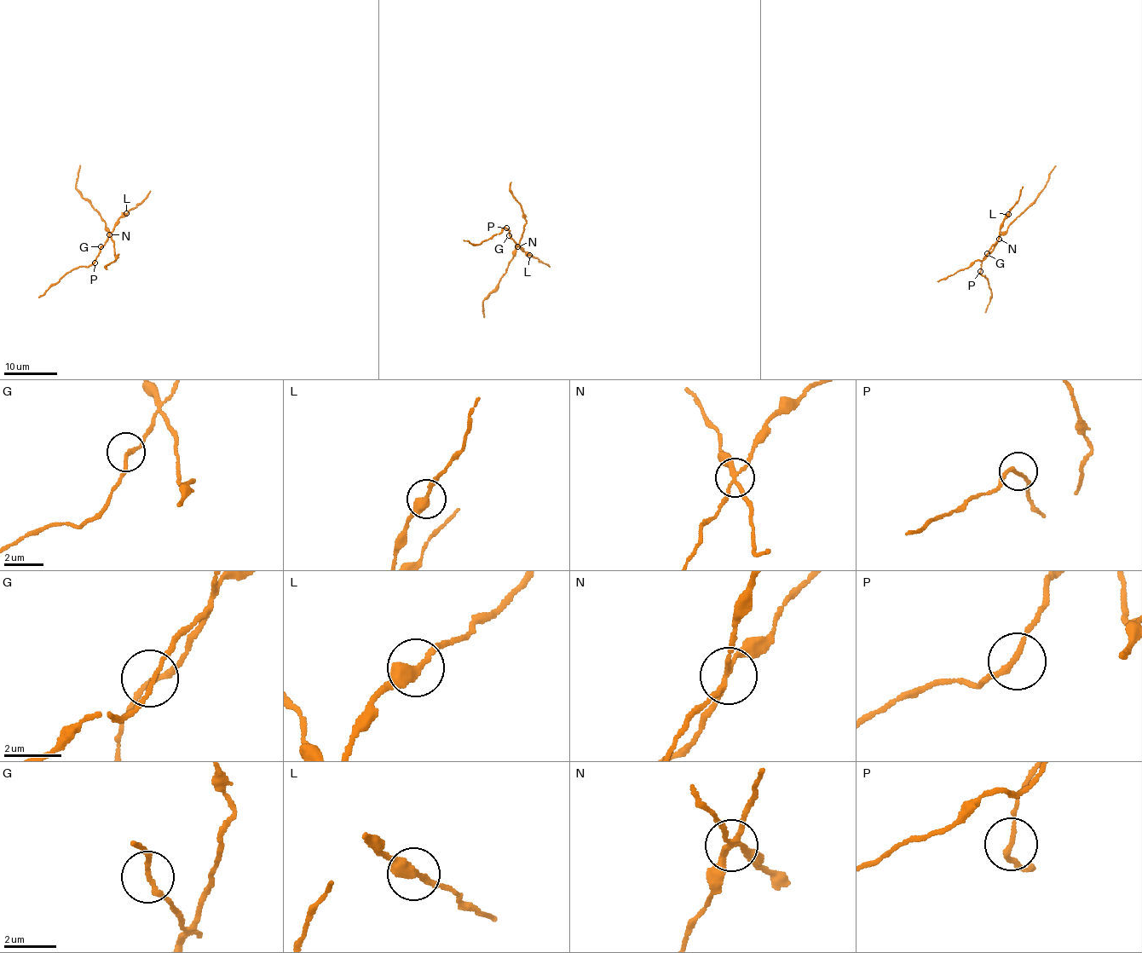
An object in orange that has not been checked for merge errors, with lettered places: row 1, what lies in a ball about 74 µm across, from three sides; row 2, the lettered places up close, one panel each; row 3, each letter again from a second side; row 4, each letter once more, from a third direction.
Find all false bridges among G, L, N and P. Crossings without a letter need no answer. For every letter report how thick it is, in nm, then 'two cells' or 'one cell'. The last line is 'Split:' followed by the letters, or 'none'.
G: calibre 180 nm; one cell
L: calibre 400 nm; two cells
N: calibre 180 nm; two cells
P: calibre 170 nm; one cell
Split: L, N

